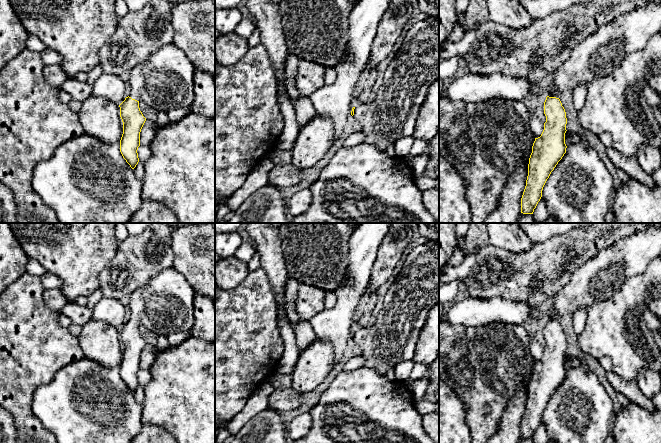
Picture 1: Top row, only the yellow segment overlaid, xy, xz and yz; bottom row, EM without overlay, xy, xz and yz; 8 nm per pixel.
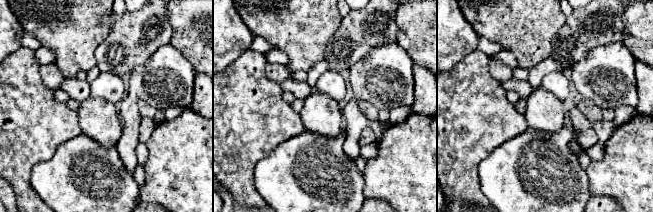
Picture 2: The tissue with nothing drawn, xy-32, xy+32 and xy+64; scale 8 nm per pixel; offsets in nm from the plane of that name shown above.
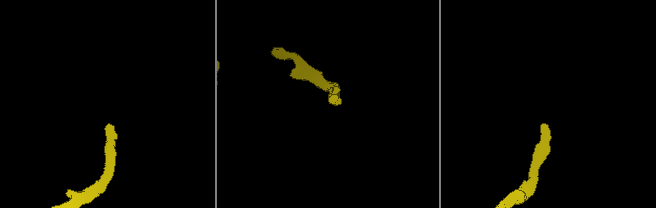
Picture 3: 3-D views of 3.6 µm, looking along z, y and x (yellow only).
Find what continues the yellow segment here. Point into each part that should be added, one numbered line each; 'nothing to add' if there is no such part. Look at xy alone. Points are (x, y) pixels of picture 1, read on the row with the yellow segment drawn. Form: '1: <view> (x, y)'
1: xy (165, 81)

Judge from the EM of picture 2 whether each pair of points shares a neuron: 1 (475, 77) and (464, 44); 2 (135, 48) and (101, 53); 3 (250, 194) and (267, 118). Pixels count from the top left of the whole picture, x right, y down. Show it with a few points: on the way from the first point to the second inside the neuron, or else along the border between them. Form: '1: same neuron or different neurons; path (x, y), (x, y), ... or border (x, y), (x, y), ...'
1: different neurons; border (476, 49), (468, 53), (449, 69)
2: same neuron; path (126, 48), (119, 49), (112, 42), (108, 44)
3: same neuron; path (245, 175), (245, 140), (248, 137)

